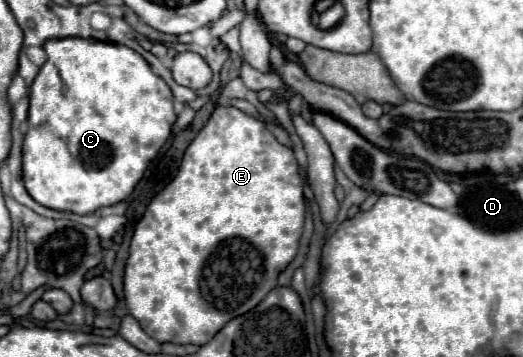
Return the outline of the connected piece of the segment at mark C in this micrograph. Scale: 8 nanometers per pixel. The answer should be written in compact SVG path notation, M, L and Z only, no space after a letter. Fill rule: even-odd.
M68 37L46 41L44 51L48 61L28 94L28 130L22 148L24 185L32 199L44 207L78 215L94 213L100 207L126 199L134 191L148 163L172 133L176 121L174 97L164 79L152 73L146 59L126 45Z

